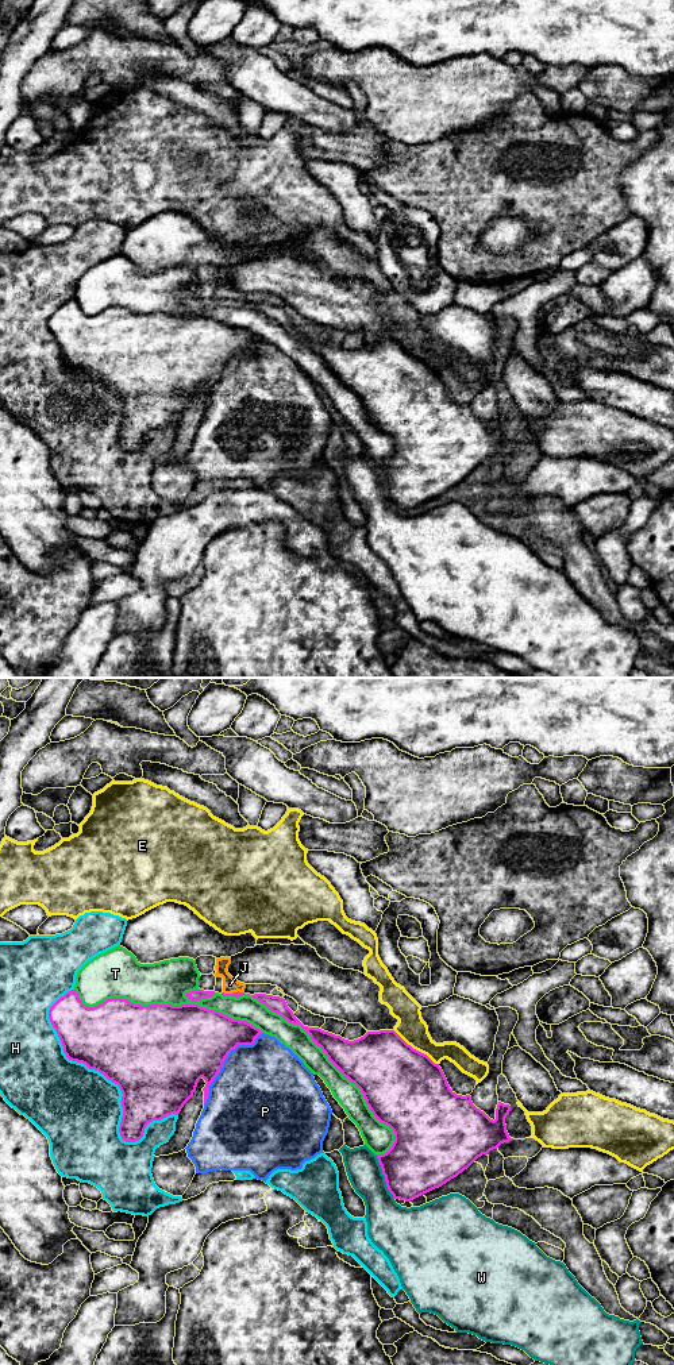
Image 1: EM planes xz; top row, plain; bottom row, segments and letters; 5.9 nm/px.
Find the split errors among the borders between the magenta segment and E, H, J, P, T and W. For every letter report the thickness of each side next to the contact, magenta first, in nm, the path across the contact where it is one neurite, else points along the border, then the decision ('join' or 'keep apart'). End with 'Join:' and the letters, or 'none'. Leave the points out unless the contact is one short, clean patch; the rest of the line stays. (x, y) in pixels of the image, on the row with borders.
E: calibres 480 and 170 nm; keep apart
H: calibres 460 and 500 nm; keep apart
J: calibres 40 and 90 nm; border xz (223, 991), (243, 993); keep apart
P: calibres 460 and 480 nm; keep apart
T: calibres 500 and 260 nm; keep apart
W: calibres 380 and 220 nm; keep apart
Join: none

